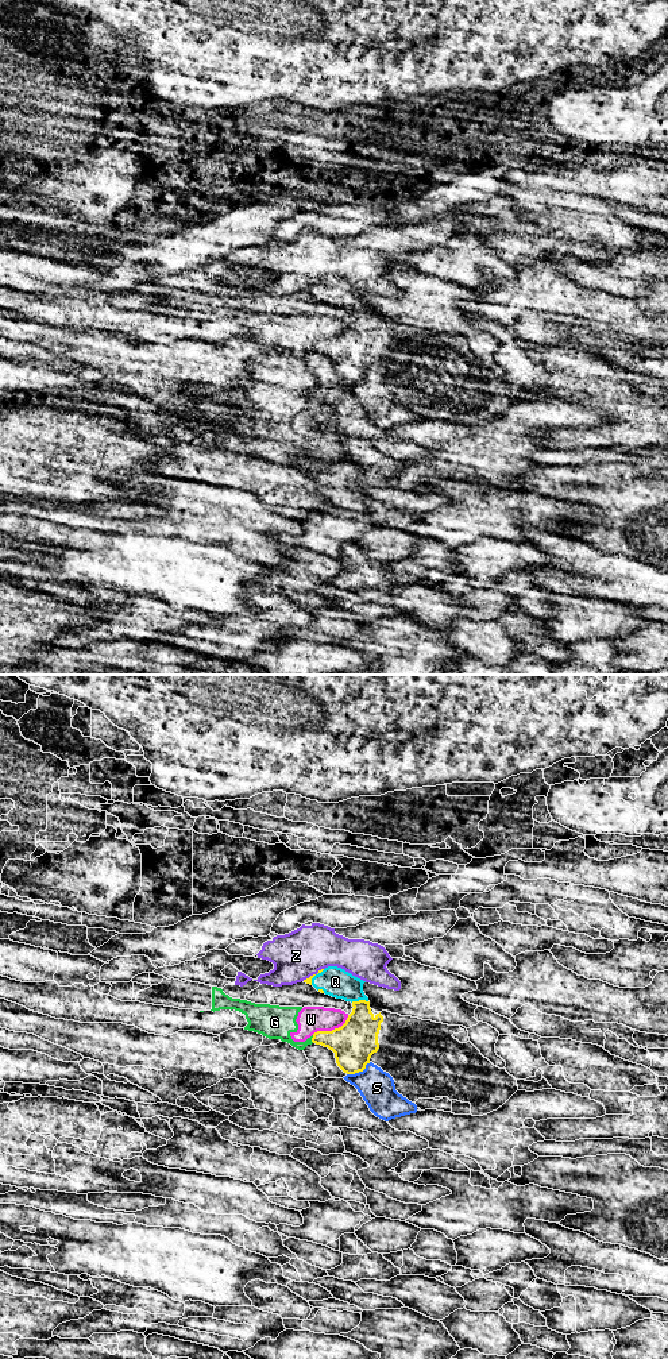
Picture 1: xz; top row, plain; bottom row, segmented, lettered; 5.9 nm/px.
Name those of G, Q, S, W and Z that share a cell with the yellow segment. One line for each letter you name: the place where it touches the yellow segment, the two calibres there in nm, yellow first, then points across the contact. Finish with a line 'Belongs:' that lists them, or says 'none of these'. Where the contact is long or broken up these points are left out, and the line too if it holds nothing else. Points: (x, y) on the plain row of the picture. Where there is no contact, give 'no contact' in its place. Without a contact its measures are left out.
Q: xz (359, 309) | 240/180 nm
Belongs: Q

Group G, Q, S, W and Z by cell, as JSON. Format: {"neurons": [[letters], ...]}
{"neurons": [["G", "W"], ["Q"], ["S"], ["Z"]]}

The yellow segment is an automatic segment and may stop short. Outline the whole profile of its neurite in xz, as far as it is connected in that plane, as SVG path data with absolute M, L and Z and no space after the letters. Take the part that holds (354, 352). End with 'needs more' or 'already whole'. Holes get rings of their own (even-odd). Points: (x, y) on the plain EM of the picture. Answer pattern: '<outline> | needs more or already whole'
M328 275L304 289L318 301L352 312L345 332L332 340L317 340L312 351L335 362L337 375L347 383L363 381L378 360L378 343L383 325L374 324L368 306L363 301L366 290L337 275Z | needs more

